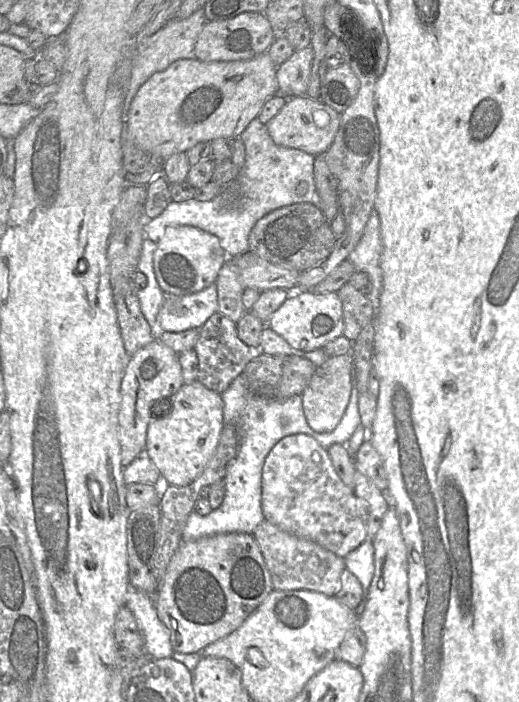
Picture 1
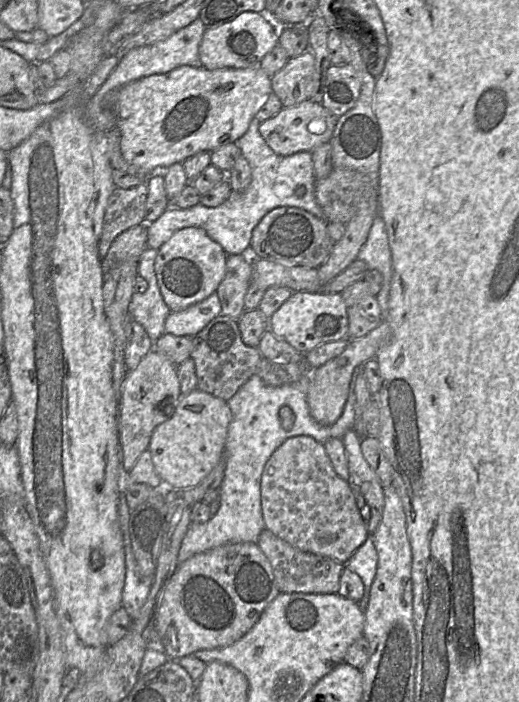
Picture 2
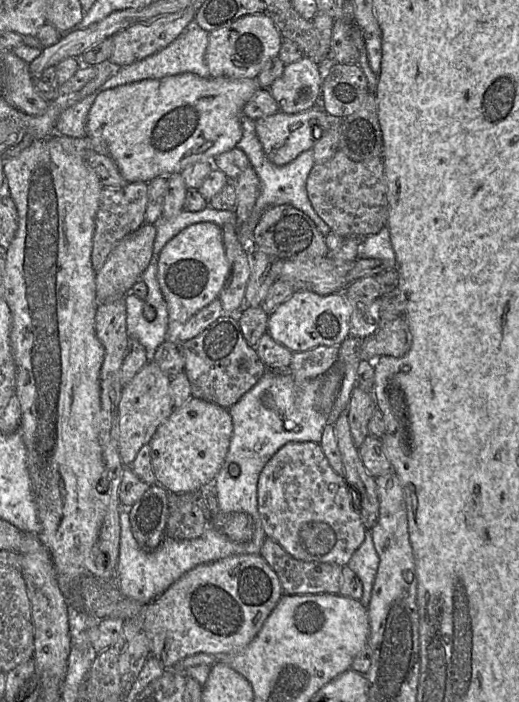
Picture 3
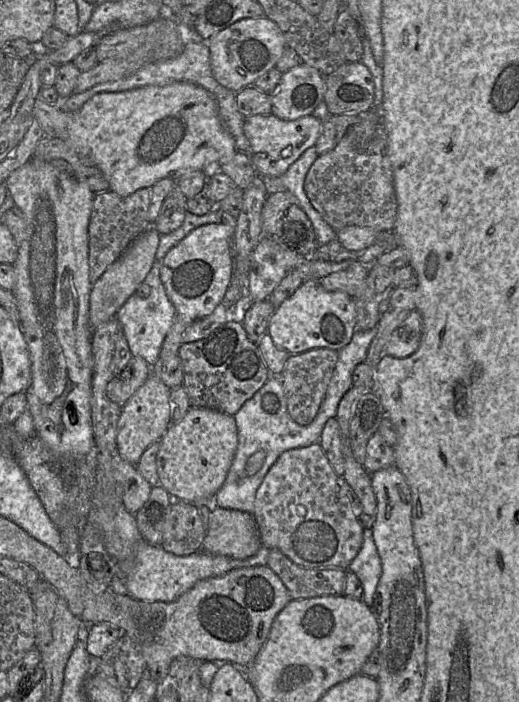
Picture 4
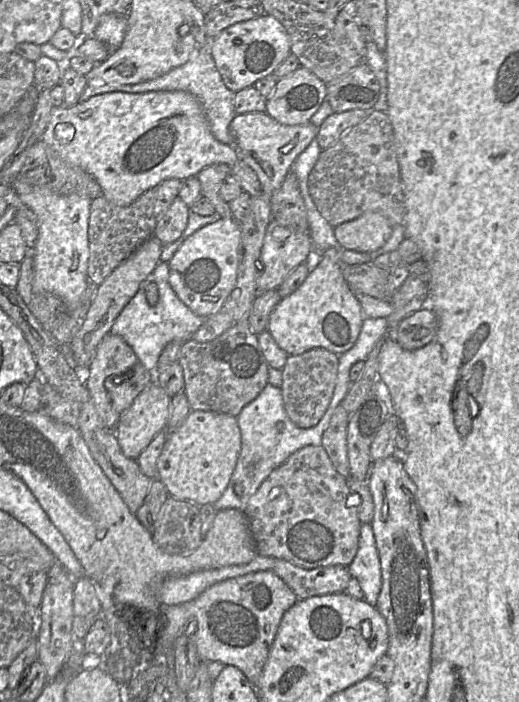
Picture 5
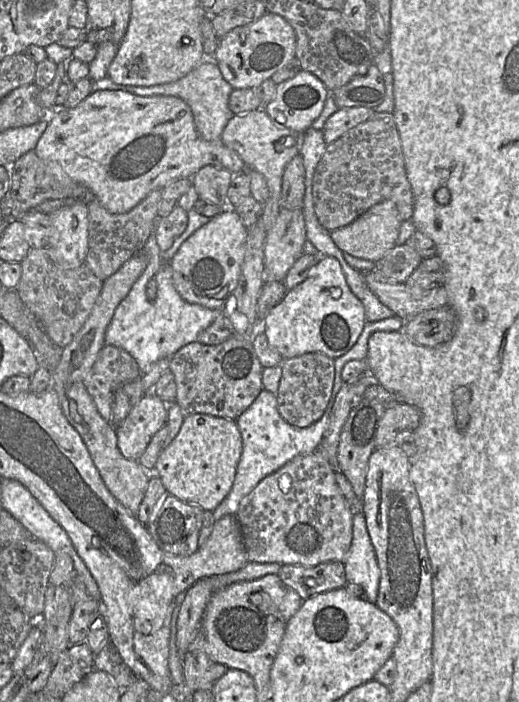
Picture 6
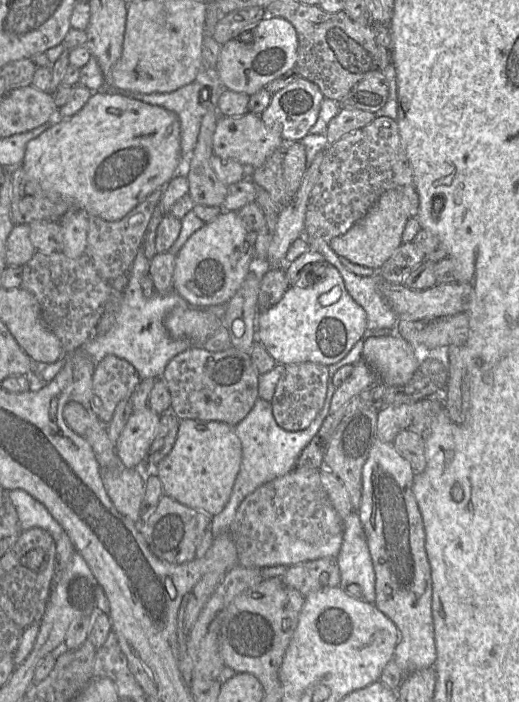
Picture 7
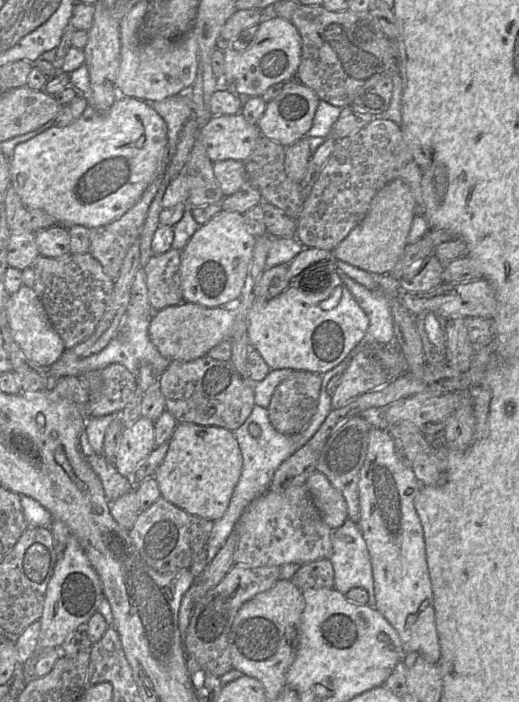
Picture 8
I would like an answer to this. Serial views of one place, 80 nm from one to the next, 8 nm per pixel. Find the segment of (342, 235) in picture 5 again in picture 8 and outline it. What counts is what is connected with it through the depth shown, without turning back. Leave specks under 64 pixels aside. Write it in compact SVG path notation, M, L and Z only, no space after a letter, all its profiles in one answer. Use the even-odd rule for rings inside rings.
M402 178L392 180L374 196L364 219L332 251L335 258L368 272L390 273L408 244L415 213L416 200L408 183Z

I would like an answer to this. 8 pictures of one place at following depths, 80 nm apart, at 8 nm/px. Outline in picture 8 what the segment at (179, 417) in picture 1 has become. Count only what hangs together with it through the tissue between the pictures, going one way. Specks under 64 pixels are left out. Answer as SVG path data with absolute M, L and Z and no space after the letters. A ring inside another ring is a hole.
M179 423L155 478L164 499L192 515L217 521L228 509L242 469L243 456L233 431Z

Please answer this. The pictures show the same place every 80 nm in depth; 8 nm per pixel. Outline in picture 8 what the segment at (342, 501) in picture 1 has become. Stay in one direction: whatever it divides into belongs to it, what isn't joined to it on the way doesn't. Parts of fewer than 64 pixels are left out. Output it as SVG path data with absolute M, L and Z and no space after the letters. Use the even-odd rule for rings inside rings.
M307 485L280 493L266 491L245 509L235 532L238 544L234 560L242 567L303 565L332 555L334 530L323 520Z

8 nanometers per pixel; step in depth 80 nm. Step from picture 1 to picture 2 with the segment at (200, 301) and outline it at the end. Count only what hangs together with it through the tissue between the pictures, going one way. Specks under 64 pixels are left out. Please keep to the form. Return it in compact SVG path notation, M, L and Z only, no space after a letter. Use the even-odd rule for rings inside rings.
M217 292L180 311L171 311L165 321L165 332L176 336L194 336L221 314Z

